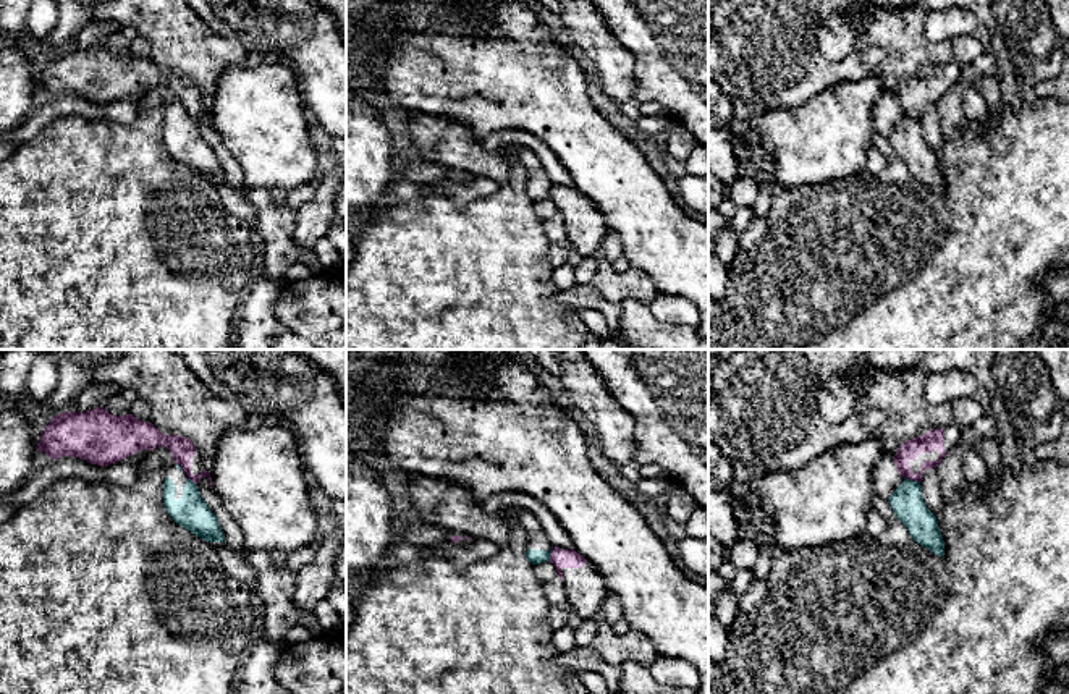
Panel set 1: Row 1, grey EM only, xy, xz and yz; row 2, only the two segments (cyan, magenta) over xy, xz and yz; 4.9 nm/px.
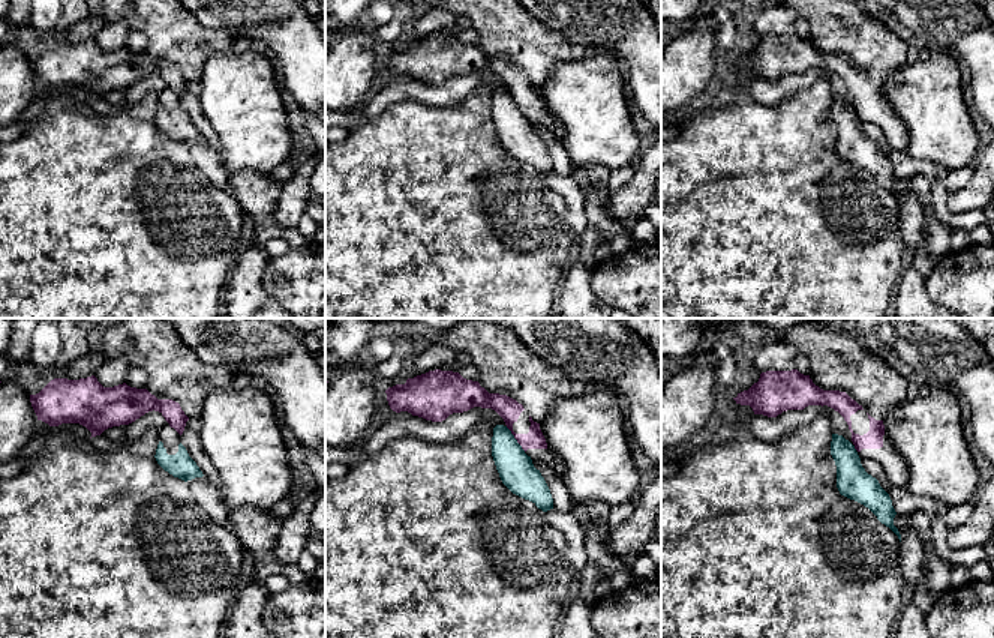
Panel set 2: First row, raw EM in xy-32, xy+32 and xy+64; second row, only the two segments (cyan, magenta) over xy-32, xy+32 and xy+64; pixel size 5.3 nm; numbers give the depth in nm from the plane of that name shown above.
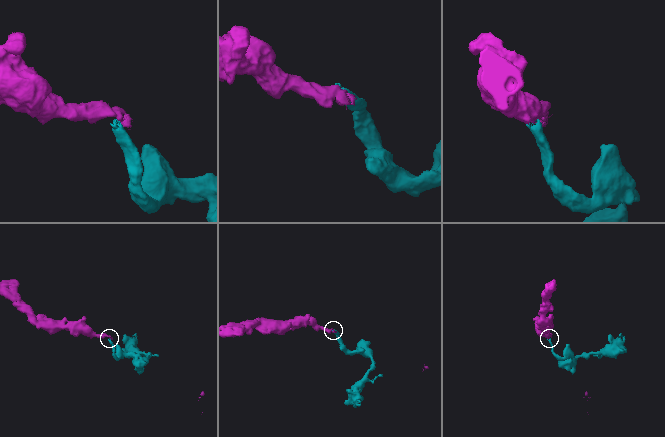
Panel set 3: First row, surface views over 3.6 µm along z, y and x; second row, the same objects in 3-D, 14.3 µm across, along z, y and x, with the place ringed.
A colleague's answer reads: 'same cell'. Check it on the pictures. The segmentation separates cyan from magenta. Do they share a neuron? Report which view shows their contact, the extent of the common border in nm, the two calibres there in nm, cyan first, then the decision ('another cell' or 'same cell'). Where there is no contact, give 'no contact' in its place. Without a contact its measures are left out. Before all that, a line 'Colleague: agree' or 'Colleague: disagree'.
Colleague: disagree
meets cyan in yz; contact 90 nm long; 160 nm thick on the cyan side, 100 nm on the other; another cell

